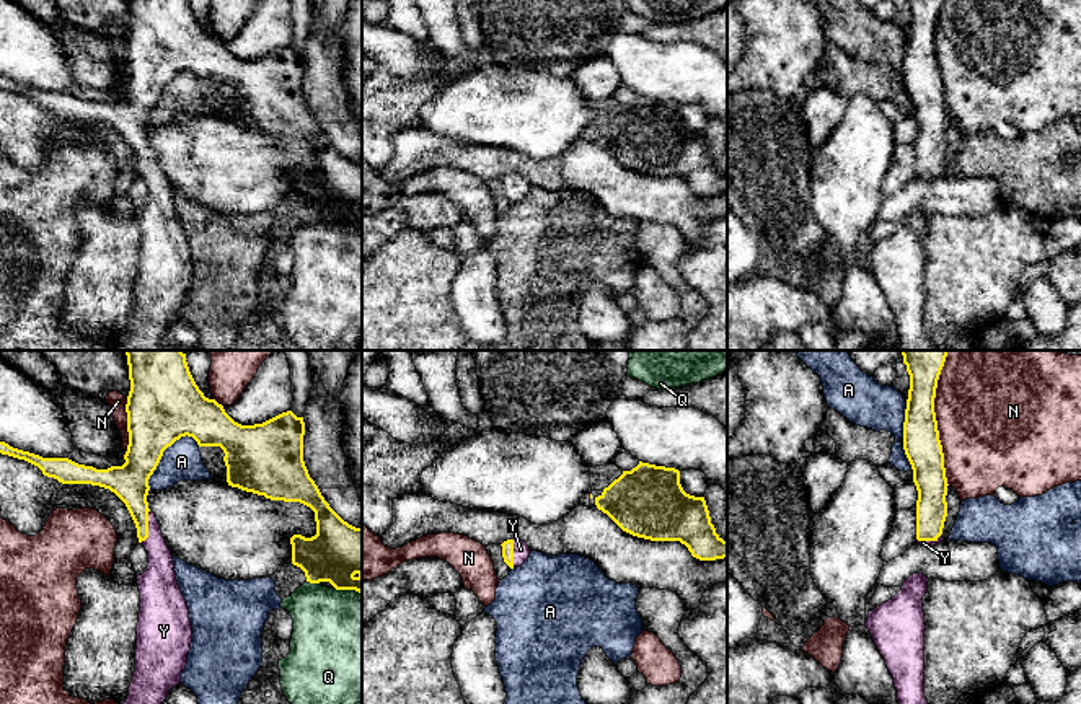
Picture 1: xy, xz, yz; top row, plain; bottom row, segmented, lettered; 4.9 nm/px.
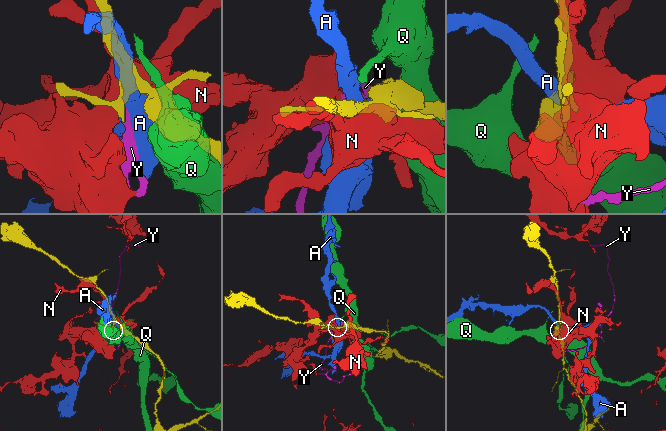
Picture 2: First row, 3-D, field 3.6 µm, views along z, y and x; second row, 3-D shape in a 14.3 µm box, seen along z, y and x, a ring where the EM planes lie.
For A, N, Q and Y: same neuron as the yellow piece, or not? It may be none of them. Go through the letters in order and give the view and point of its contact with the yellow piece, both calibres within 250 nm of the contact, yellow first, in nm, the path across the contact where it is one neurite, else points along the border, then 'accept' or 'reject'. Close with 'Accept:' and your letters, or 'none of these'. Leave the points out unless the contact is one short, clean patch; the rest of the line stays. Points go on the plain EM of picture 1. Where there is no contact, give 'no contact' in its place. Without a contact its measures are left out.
A: xy (162, 90) | 360/190 nm | reject
N: yz (936, 61) | 180/480 nm | reject
Q: xy (313, 217) | 280/380 nm | reject
Y: xy (147, 162) | 180/150 nm | accept
Accept: Y

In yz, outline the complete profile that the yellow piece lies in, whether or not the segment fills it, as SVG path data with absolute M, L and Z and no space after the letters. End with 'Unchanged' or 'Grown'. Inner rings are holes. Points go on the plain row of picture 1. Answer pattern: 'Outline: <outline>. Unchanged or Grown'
Outline: M907 0L910 24L903 57L903 85L913 104L916 135L916 179L933 183L944 176L947 112L939 75L934 33L944 0Z. Grown

